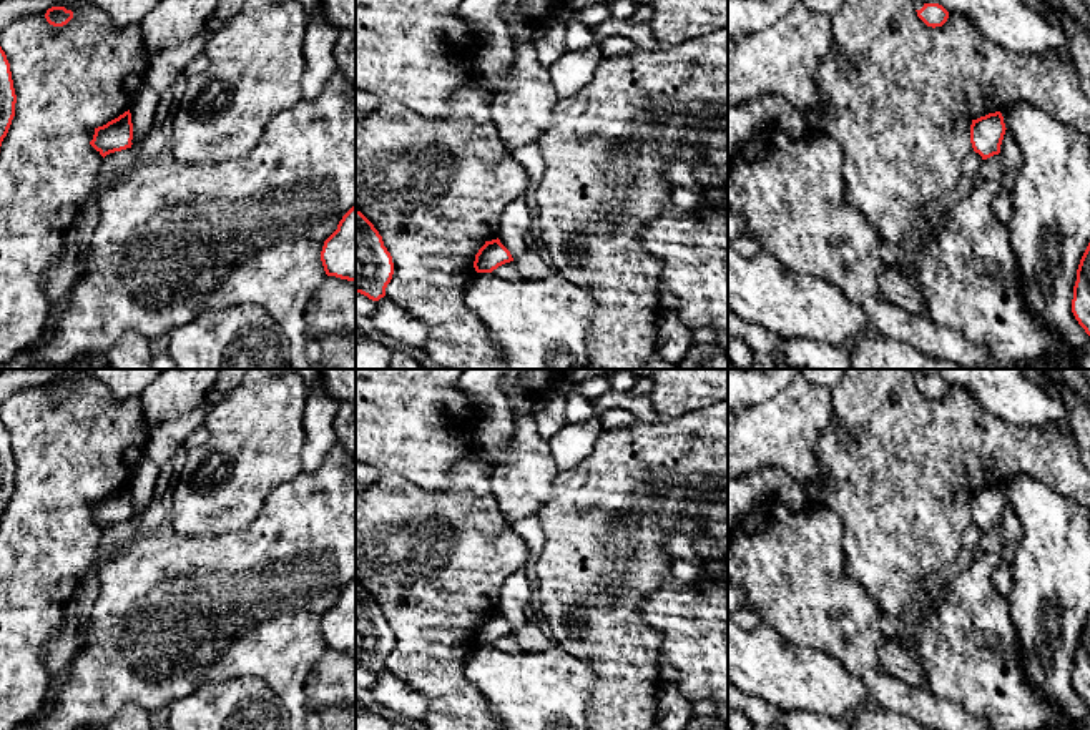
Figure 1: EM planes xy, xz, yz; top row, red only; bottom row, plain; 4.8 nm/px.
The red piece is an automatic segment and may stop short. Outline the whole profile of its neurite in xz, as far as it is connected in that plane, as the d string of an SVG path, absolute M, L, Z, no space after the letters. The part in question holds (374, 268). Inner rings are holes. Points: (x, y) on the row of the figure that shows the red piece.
M356 210L356 293L379 301L394 274L392 256L374 224Z

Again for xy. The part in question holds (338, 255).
M356 205L324 241L321 261L327 276L356 283Z

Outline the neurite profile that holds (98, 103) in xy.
M91 2L53 7L71 10L73 18L53 27L43 12L0 33L17 95L15 116L0 146L0 364L12 363L43 333L52 309L47 279L60 264L66 233L103 163L90 141L98 126L130 110L151 57L140 27L115 28Z

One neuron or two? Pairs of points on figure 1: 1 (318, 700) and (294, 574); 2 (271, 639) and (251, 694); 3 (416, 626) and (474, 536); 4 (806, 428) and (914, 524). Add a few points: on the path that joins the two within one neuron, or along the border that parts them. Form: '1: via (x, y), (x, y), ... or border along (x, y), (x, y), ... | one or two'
1: border along (328, 649), (308, 677), (304, 707) | two
2: border along (220, 680), (260, 677), (274, 692), (283, 707) | two
3: via (431, 604), (431, 589), (451, 567), (452, 557) | one
4: border along (831, 401), (833, 423), (816, 446), (823, 476) | two

